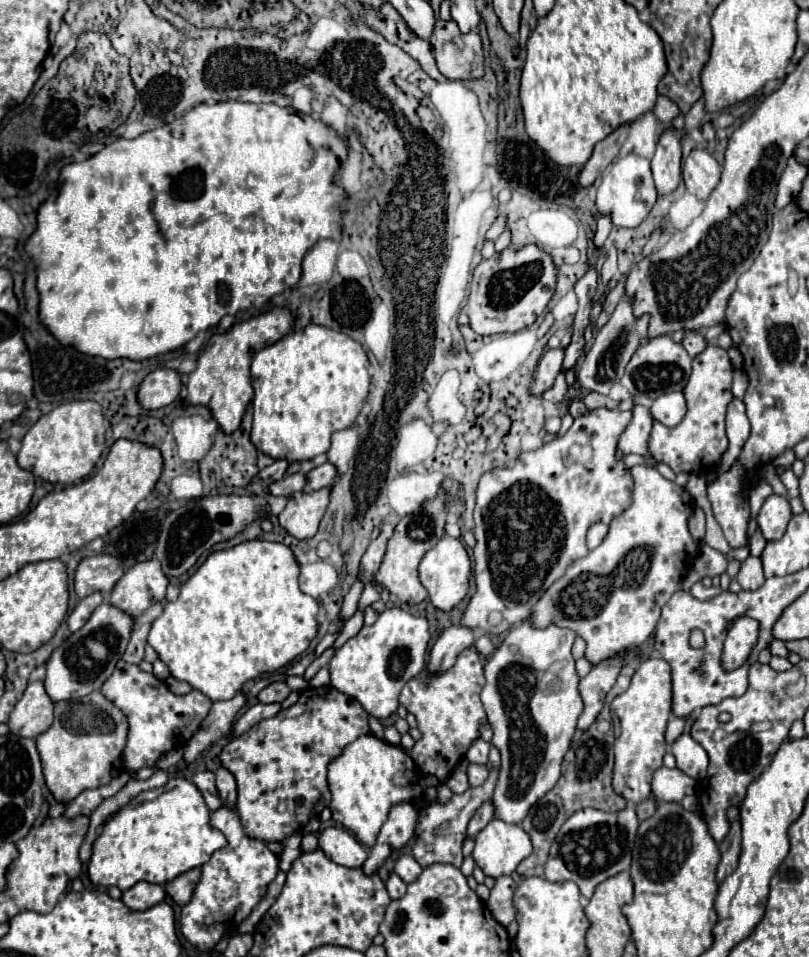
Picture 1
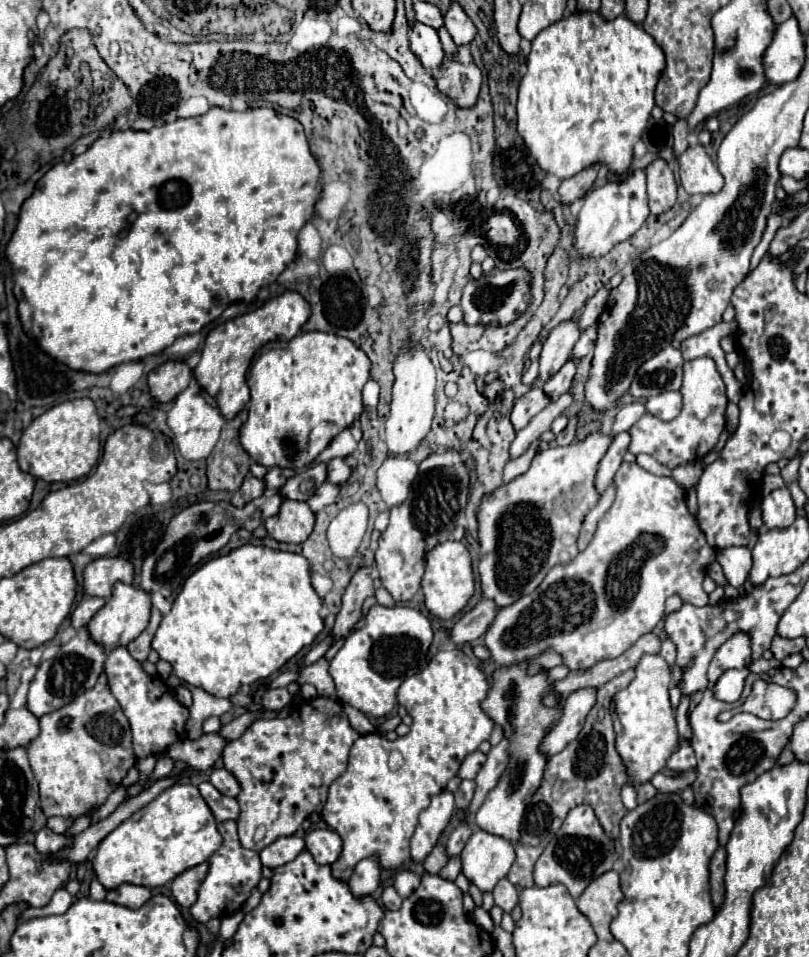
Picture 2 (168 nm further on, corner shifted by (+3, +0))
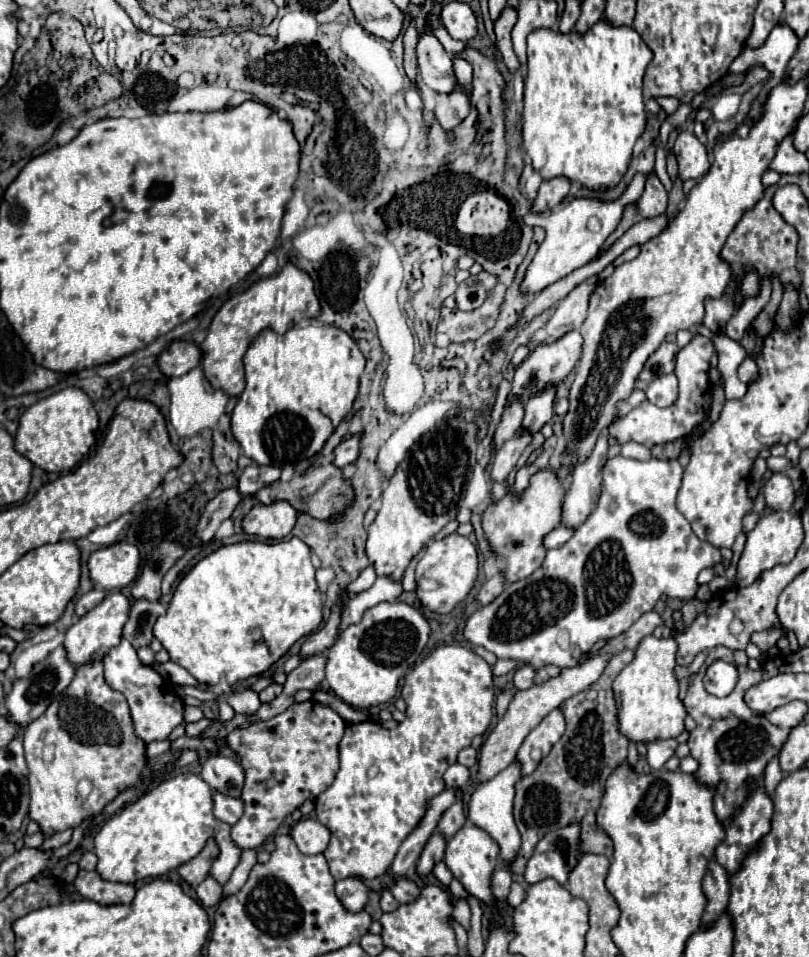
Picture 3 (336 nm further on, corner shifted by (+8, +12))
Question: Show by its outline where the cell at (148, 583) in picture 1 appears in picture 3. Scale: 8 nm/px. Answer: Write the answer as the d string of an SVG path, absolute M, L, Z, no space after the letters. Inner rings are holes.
M122 592L106 594L106 598L92 610L88 610L78 622L70 626L64 638L64 646L68 650L68 658L74 666L80 666L90 660L100 660L112 646L116 646L122 638L122 628L130 616L130 600Z

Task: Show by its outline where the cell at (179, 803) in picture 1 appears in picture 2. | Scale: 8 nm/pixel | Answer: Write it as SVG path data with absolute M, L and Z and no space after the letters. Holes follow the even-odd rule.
M175 784L101 840L93 870L107 890L115 890L121 884L157 888L181 872L207 862L221 842L213 812L199 794L199 788L193 784Z

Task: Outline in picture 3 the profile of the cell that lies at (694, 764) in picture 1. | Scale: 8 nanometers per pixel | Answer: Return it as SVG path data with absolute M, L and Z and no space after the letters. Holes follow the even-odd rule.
M658 740L658 742L646 744L646 748L648 748L648 756L646 756L646 758L648 758L648 764L650 764L654 770L662 768L664 762L674 754L676 746L678 746L676 740Z

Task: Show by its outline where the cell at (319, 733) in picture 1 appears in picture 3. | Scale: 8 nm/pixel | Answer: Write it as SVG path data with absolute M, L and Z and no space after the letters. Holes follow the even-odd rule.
M316 700L294 702L270 720L254 722L246 728L234 728L228 736L228 748L236 752L244 768L246 782L242 788L244 814L232 826L232 840L240 848L260 848L278 826L304 800L324 792L338 770L338 744L344 736L346 722L330 708Z

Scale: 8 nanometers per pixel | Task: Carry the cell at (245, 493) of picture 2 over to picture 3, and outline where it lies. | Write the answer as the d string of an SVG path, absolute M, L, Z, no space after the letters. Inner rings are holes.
M226 488L222 492L216 494L216 498L212 498L204 512L202 512L202 518L196 526L196 536L192 538L192 542L188 546L194 546L194 544L200 544L200 542L210 542L218 530L218 526L232 516L234 508L238 506L238 502L242 500L242 494L238 492L238 488Z

